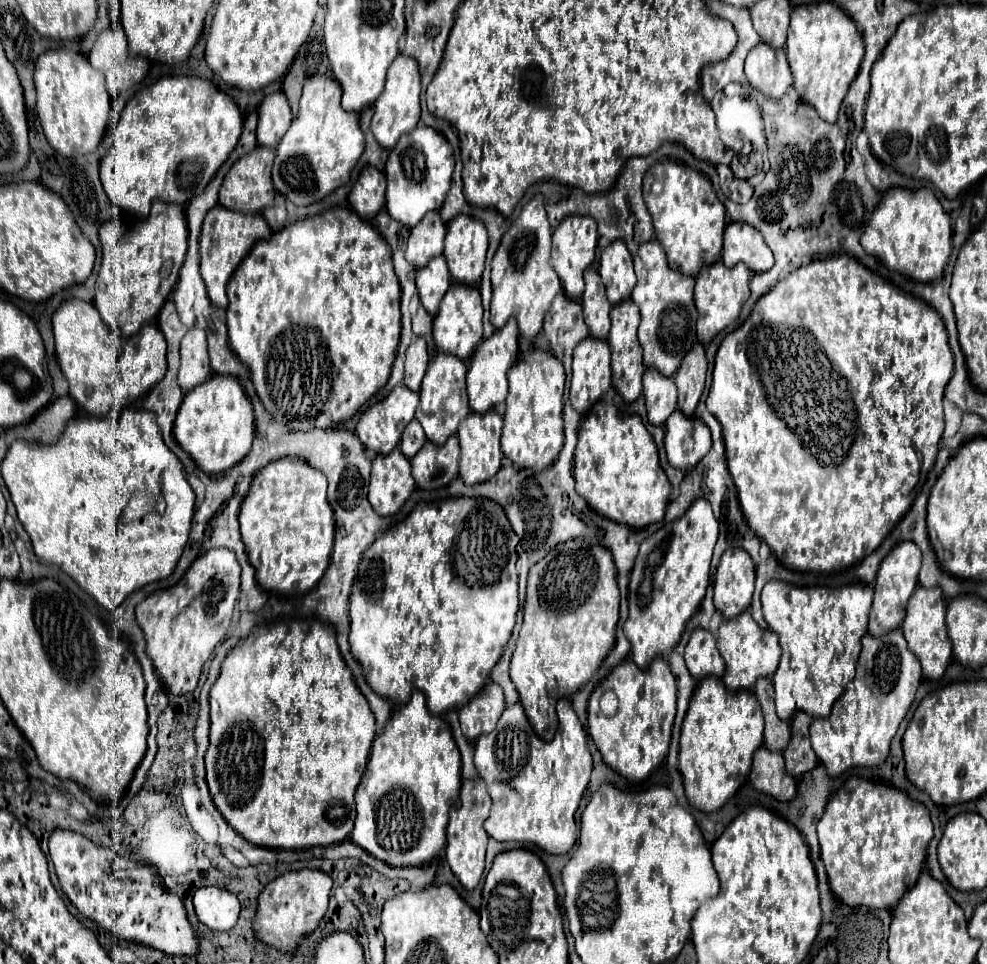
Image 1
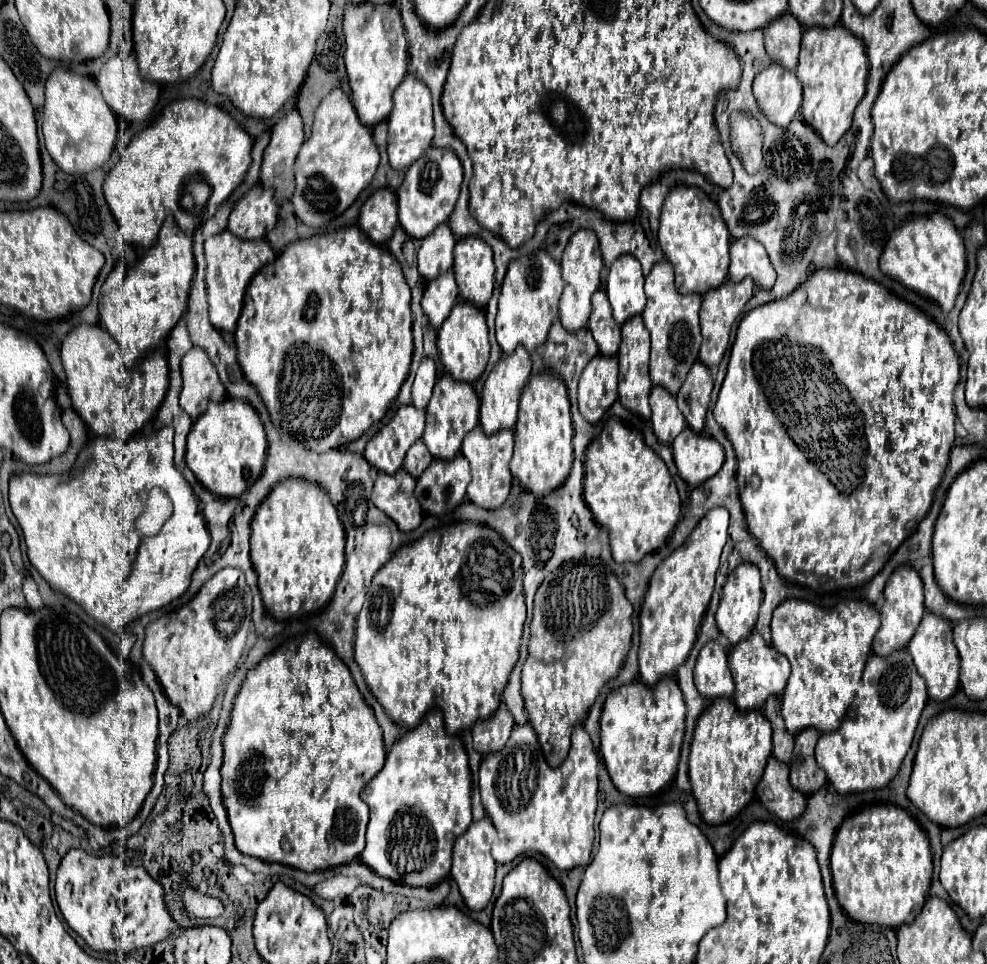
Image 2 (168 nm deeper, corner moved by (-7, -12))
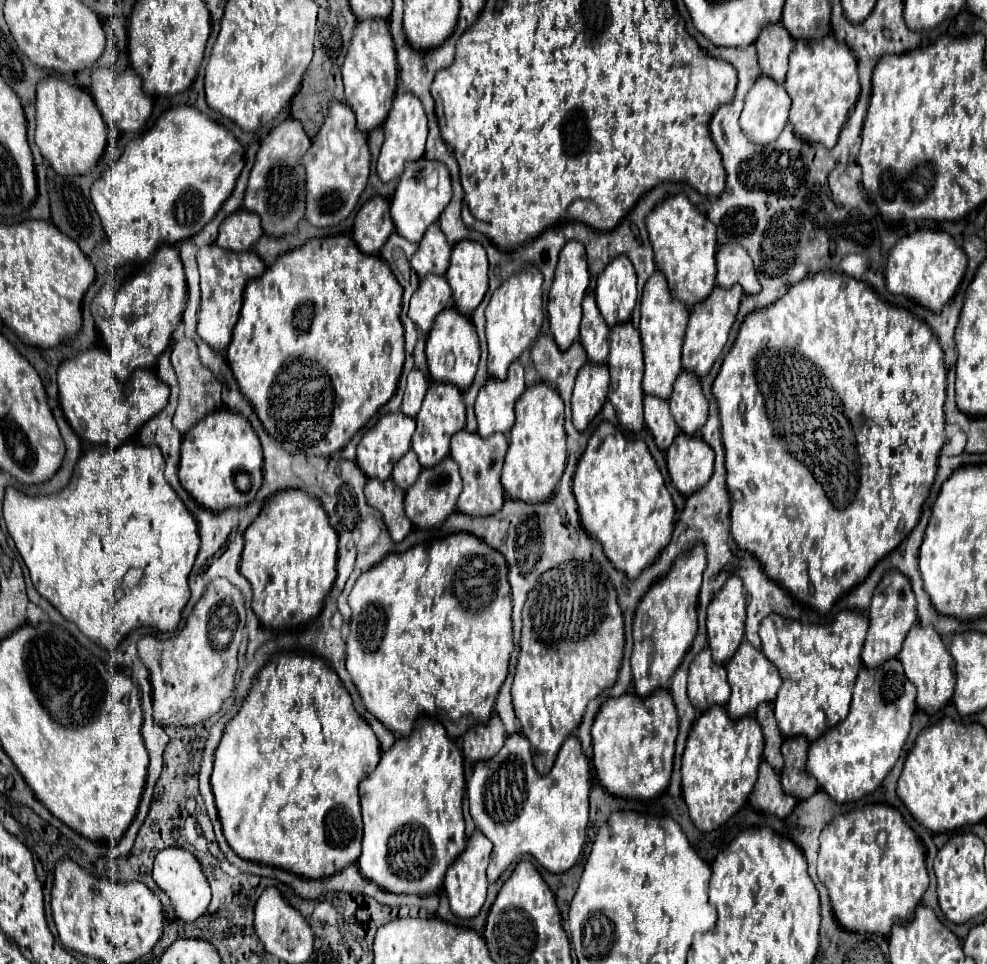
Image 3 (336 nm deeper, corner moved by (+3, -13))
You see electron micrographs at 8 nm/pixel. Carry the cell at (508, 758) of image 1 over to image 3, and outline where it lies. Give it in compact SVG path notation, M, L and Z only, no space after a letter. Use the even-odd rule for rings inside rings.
M522 733L510 735L500 753L474 767L468 781L470 815L474 815L476 827L494 843L488 863L488 881L498 881L522 853L530 853L550 873L572 869L586 841L588 795L590 763L574 735L564 741L546 777L538 775L532 765L528 739Z

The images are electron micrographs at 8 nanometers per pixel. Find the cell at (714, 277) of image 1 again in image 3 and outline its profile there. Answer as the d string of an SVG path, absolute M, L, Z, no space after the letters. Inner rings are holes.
M734 285L730 289L714 287L710 297L694 307L694 311L690 315L686 335L684 335L684 345L682 345L682 367L686 371L692 371L698 377L708 375L714 361L720 357L724 345L728 343L730 329L732 329L732 325L736 321L736 315L738 315L740 297L742 297L742 287L740 285Z

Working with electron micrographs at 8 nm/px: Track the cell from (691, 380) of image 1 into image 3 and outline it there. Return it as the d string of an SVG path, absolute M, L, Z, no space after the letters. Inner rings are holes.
M682 371L674 383L670 397L670 411L686 435L696 435L708 417L708 399L702 393L696 375Z

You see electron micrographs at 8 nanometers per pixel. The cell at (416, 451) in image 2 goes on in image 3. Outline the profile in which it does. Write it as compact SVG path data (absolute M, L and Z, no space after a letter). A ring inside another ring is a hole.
M408 451L408 453L400 459L400 463L396 463L394 473L392 473L392 479L394 479L394 483L396 483L400 489L406 491L408 487L412 487L412 483L416 483L420 471L422 471L422 465L420 465L416 453L414 453L414 451Z

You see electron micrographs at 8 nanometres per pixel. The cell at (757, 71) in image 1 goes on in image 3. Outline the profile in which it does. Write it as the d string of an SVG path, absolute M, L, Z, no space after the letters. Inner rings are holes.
M762 75L746 95L740 127L756 145L768 145L778 139L788 121L790 99L784 85Z

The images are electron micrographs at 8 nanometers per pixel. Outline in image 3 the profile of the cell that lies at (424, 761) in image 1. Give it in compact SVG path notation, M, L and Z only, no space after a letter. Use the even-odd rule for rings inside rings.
M422 717L418 719L414 731L410 737L400 737L396 743L382 753L382 759L378 767L360 783L360 797L362 797L362 817L364 817L364 843L362 843L362 855L358 857L358 869L360 873L374 881L378 887L390 893L404 893L404 895L432 895L442 887L442 879L446 875L446 869L450 867L452 861L458 859L460 851L466 847L466 835L464 835L464 817L462 817L462 799L464 799L464 765L462 765L462 753L456 747L456 743L446 735L446 729L440 721L432 717Z

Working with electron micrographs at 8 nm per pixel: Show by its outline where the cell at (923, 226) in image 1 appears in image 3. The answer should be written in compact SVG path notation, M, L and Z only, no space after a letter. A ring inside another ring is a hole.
M916 231L908 237L902 237L888 253L884 277L888 291L894 295L906 295L918 301L922 307L930 311L942 311L942 307L954 297L968 259L962 247L944 233L944 231Z

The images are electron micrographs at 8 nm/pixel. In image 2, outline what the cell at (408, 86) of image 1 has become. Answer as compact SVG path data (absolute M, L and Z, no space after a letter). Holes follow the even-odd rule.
M406 76L394 92L394 106L388 116L388 156L394 170L406 170L410 162L416 162L420 154L432 144L434 122L432 122L432 98L428 86L414 78Z

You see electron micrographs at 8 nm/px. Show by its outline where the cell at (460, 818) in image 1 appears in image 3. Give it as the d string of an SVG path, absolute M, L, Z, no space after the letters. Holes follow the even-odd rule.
M474 831L474 835L468 839L466 851L448 867L446 877L444 877L444 891L450 901L450 909L456 917L460 919L472 919L480 913L484 901L486 901L486 889L488 889L488 879L486 879L486 865L492 853L492 843L486 835L480 831Z

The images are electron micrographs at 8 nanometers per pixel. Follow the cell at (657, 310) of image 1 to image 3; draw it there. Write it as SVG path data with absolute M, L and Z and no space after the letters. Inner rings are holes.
M656 271L644 285L642 293L642 319L640 319L640 335L642 335L642 349L644 349L644 363L646 363L646 373L644 373L644 393L646 395L656 395L660 399L668 399L674 387L674 381L678 373L682 371L680 363L680 353L682 353L682 341L688 325L688 309L684 303L674 301L670 297L666 279L660 271Z

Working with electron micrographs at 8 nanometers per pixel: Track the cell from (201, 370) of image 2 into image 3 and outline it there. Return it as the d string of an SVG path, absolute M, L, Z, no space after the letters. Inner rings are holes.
M184 337L180 341L174 343L172 347L172 367L176 371L176 377L180 381L180 401L178 401L178 409L174 413L174 427L184 435L186 431L190 431L206 413L218 411L222 409L222 385L220 381L212 375L212 371L208 371L208 367L204 367L200 363L198 357L198 347L192 339Z

